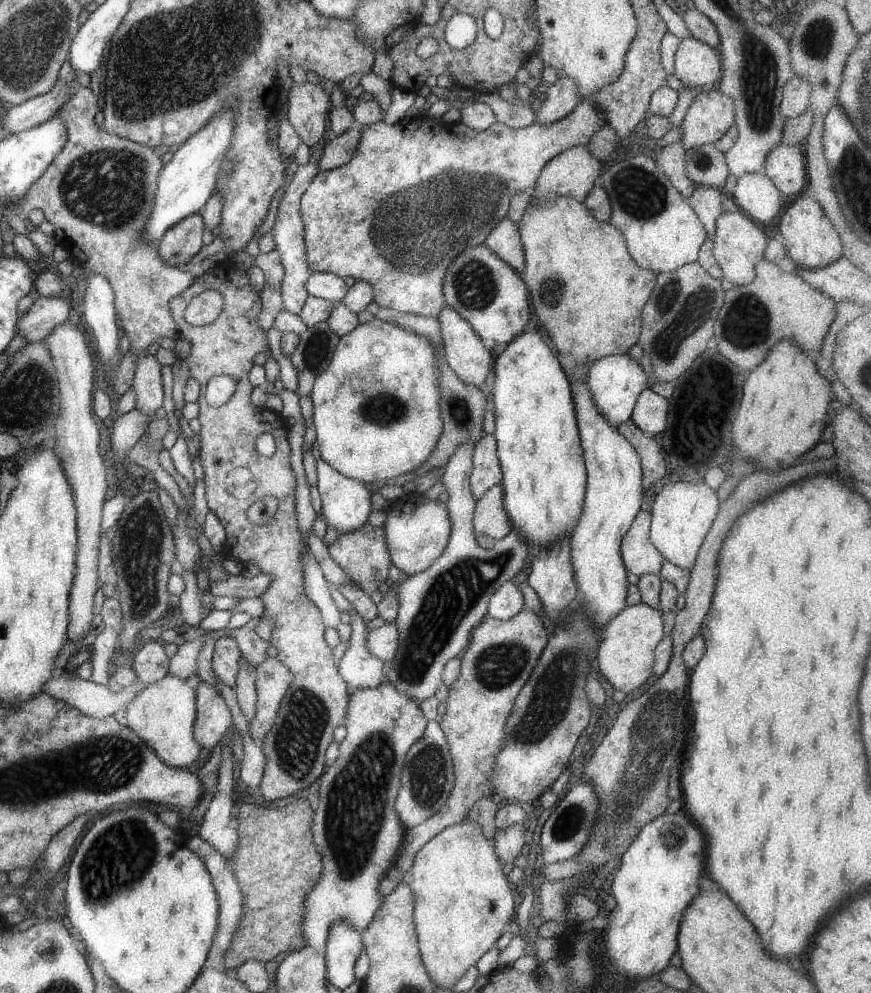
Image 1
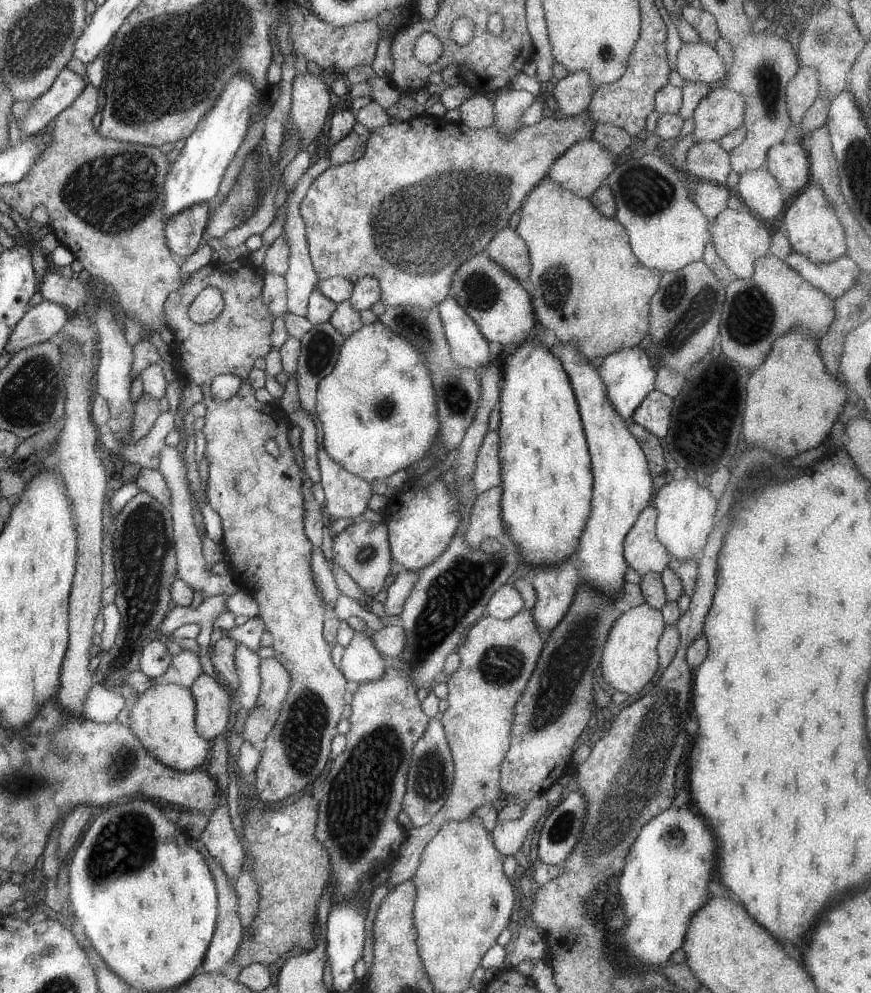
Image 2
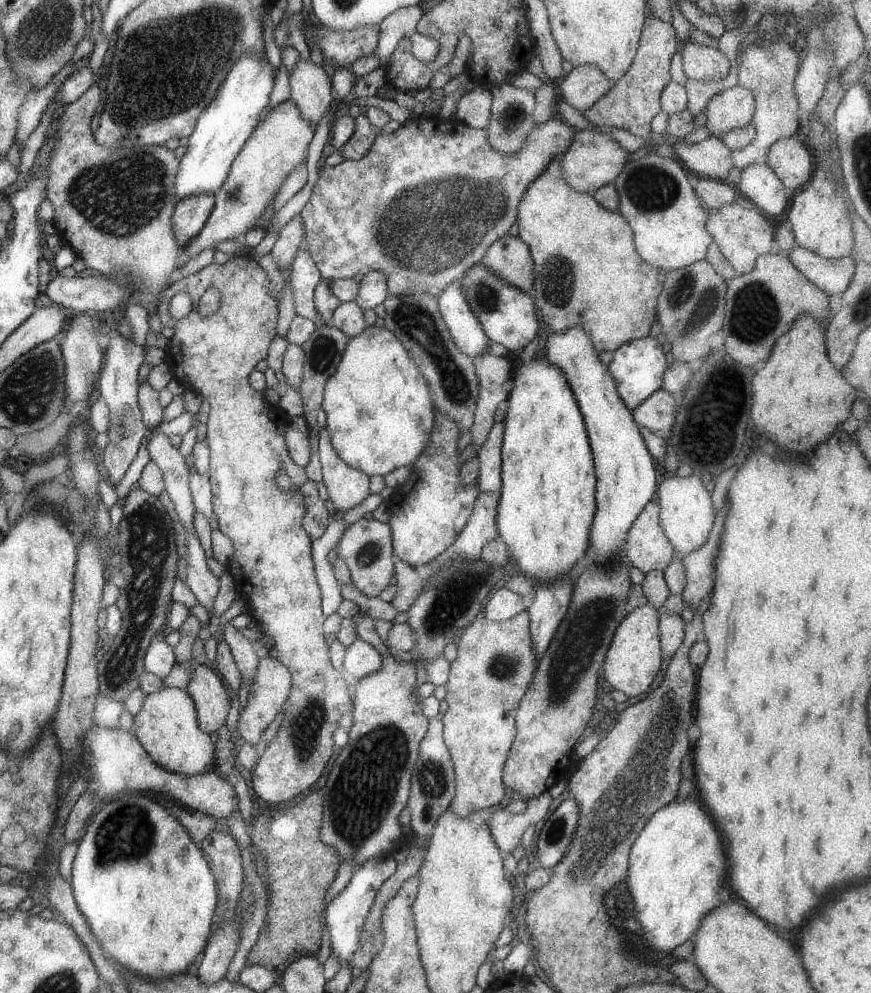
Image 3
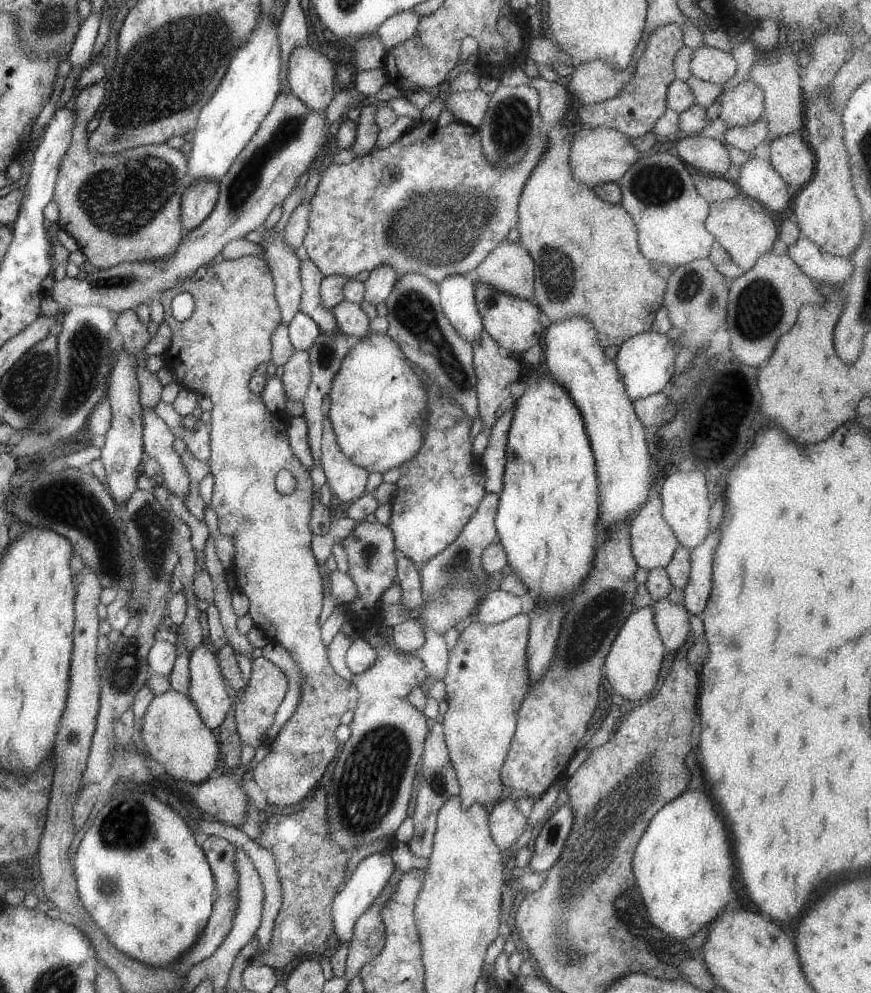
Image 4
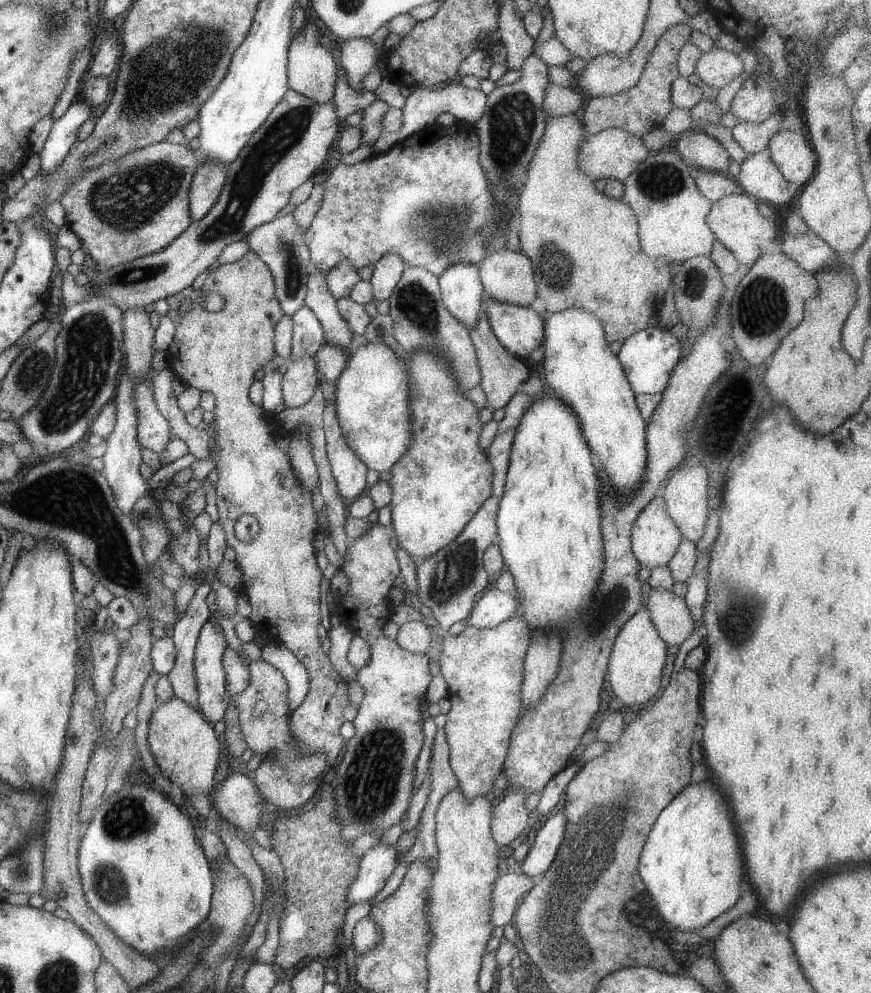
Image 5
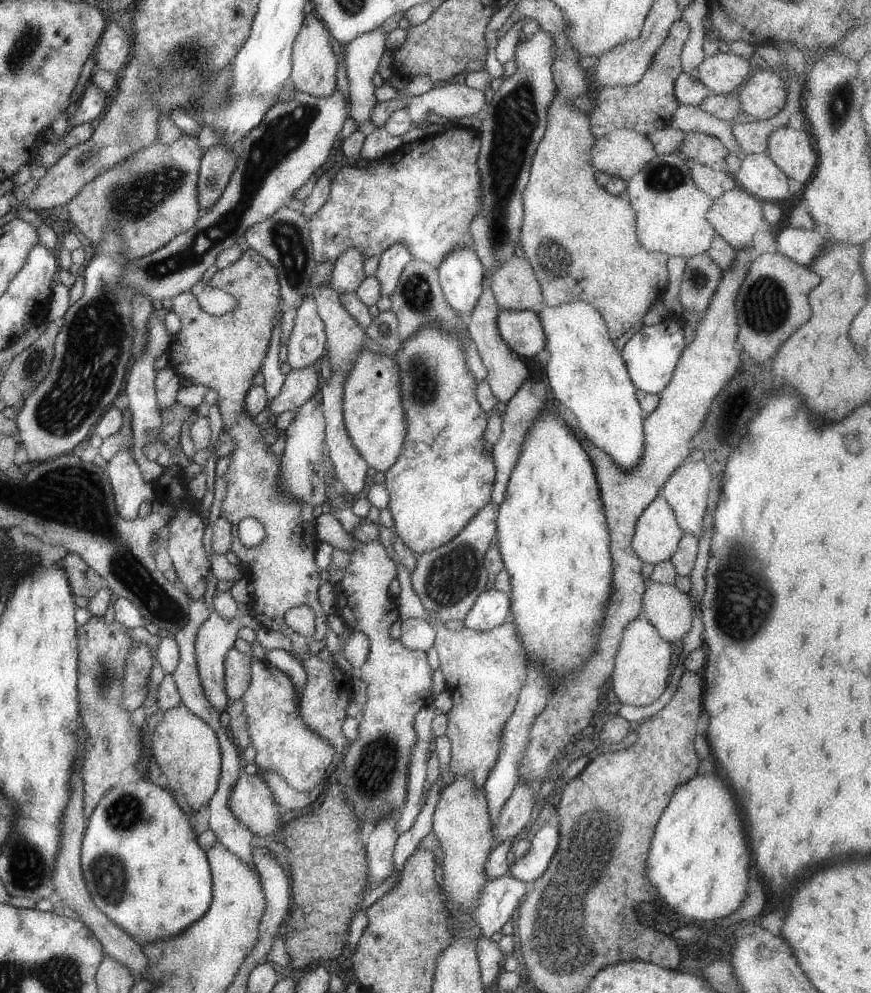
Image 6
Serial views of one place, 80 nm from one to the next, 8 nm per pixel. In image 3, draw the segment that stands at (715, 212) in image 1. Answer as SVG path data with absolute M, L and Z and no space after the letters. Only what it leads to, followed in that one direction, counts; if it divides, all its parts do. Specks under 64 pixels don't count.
M700 177L697 180L694 193L701 201L706 212L737 200L735 188L730 184L707 177Z

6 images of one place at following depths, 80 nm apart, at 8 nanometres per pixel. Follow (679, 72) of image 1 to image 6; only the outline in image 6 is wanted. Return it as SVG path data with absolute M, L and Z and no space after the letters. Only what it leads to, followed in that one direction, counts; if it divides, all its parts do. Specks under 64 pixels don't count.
M718 51L696 66L698 79L709 89L711 95L724 95L737 90L754 71L747 59L730 51L727 53Z

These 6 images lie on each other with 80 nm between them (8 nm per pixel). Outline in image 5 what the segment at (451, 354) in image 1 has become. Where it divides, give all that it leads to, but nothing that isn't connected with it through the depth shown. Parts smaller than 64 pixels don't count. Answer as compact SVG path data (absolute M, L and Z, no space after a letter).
M461 261L449 265L438 276L442 303L448 313L468 330L476 325L484 293L478 266L479 262Z

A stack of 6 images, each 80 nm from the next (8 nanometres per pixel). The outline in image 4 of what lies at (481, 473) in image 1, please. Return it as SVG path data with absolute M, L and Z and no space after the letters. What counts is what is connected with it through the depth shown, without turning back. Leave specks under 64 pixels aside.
M514 406L507 408L503 415L491 426L489 439L482 455L480 467L484 472L484 489L487 493L499 494L502 489L502 476L505 468L505 445L512 421Z

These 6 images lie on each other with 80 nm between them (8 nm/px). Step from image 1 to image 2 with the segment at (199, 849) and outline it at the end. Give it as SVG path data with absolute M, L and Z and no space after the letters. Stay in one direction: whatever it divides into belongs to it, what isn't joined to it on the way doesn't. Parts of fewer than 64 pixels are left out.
M211 860L209 868L217 891L218 905L215 928L207 950L203 955L199 971L219 973L221 968L232 960L242 938L242 927L237 917L237 896L232 884L217 860Z

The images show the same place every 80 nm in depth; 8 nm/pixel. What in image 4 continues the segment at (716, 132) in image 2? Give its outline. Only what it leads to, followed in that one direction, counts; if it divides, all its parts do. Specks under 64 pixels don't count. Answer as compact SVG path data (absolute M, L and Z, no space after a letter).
M747 80L725 90L717 100L721 102L718 117L728 124L728 128L754 123L761 118L764 109L761 87Z

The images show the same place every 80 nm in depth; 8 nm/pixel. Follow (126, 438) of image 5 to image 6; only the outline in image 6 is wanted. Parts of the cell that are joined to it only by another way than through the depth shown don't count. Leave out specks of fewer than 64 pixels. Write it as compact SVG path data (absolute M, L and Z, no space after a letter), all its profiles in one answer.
M130 448L119 451L103 468L108 476L117 514L125 520L137 518L141 502L155 499L154 485L141 479Z

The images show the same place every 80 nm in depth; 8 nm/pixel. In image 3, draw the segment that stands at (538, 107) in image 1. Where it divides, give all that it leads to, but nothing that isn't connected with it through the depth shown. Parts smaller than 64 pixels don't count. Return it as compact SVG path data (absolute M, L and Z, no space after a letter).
M595 65L573 67L571 71L556 82L558 98L570 104L579 112L587 110L615 84Z

